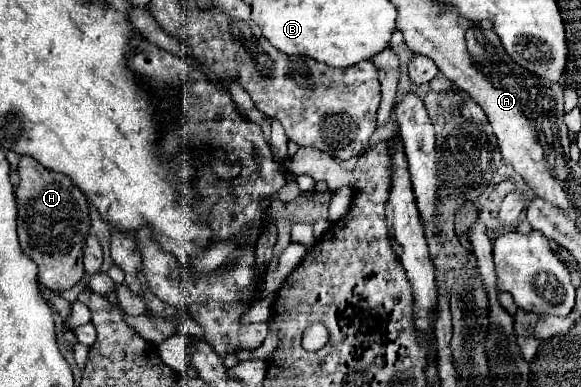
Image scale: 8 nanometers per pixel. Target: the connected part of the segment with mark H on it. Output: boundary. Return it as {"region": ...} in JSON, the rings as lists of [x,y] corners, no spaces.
{"region":[[[31,155],[19,159],[21,183],[17,195],[17,233],[23,251],[37,263],[39,281],[51,291],[67,291],[85,275],[81,249],[89,233],[89,203],[67,175],[47,171]]]}

